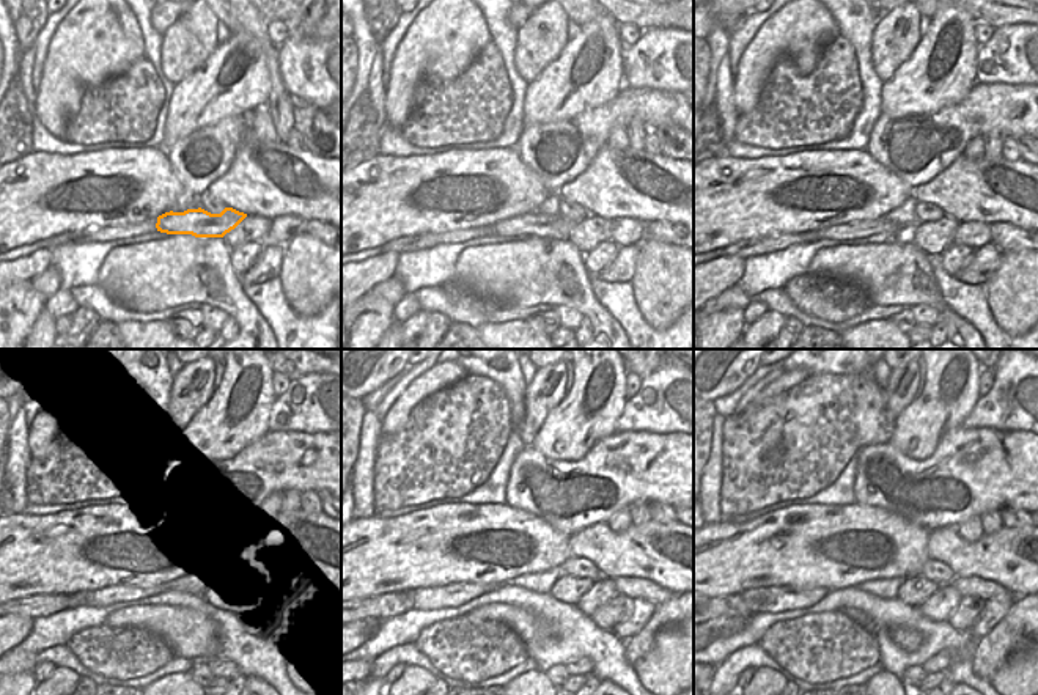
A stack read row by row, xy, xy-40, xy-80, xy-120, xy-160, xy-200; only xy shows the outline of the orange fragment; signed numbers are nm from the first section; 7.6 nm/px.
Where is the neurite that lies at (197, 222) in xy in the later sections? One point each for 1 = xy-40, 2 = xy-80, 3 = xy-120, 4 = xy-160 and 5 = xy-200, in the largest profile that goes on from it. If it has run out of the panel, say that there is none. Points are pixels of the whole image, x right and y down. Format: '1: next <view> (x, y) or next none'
1: next xy-40 (541, 225)
2: next xy-80 (862, 228)
3: next xy-120 (147, 585)
4: next xy-160 (450, 596)
5: next xy-200 (765, 598)

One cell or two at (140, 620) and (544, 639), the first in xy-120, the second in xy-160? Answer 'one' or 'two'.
one

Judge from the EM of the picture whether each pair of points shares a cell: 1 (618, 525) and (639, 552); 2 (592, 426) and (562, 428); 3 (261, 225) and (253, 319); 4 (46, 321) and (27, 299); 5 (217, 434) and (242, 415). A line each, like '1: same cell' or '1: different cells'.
1: different cells
2: same cell
3: different cells
4: different cells
5: same cell

